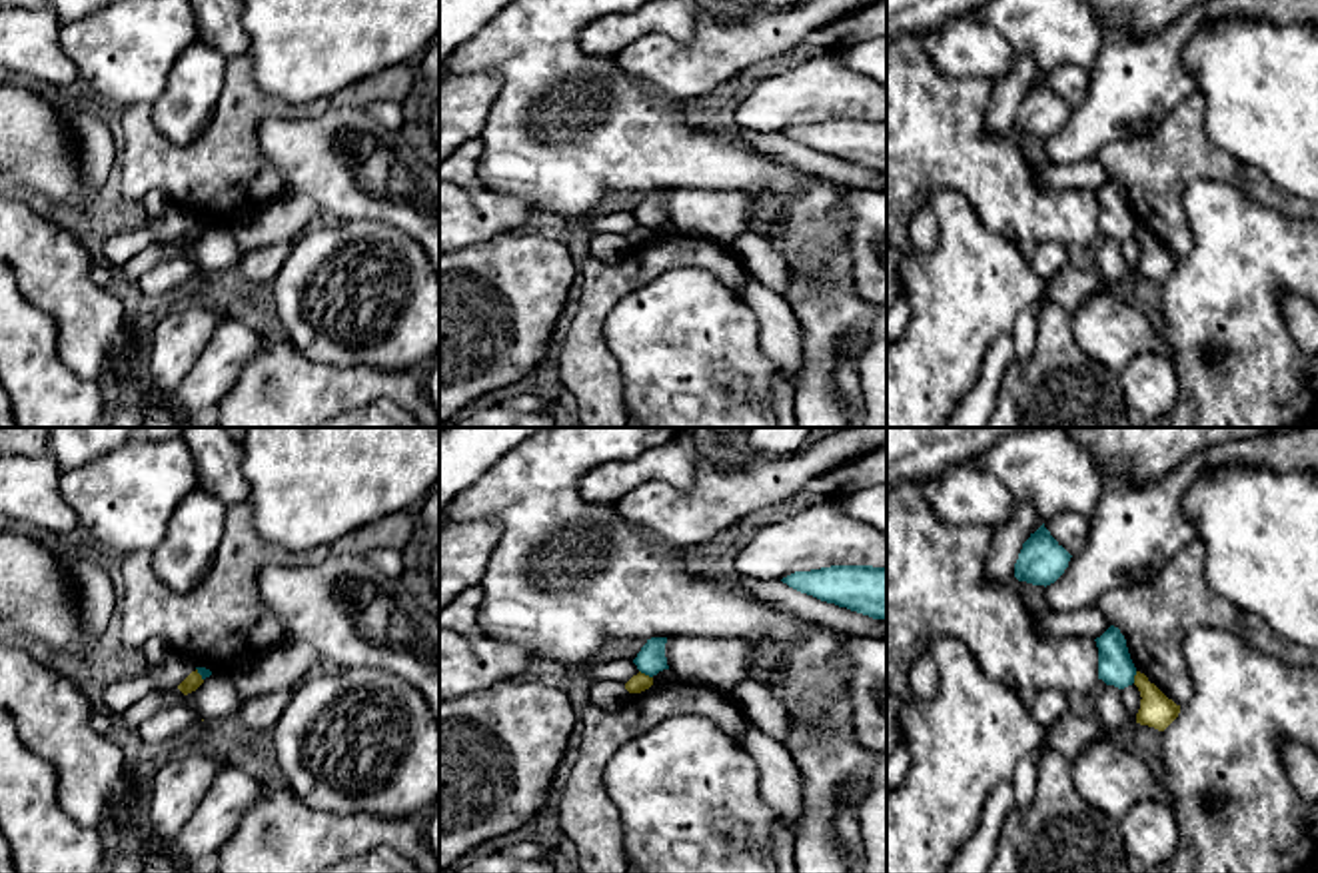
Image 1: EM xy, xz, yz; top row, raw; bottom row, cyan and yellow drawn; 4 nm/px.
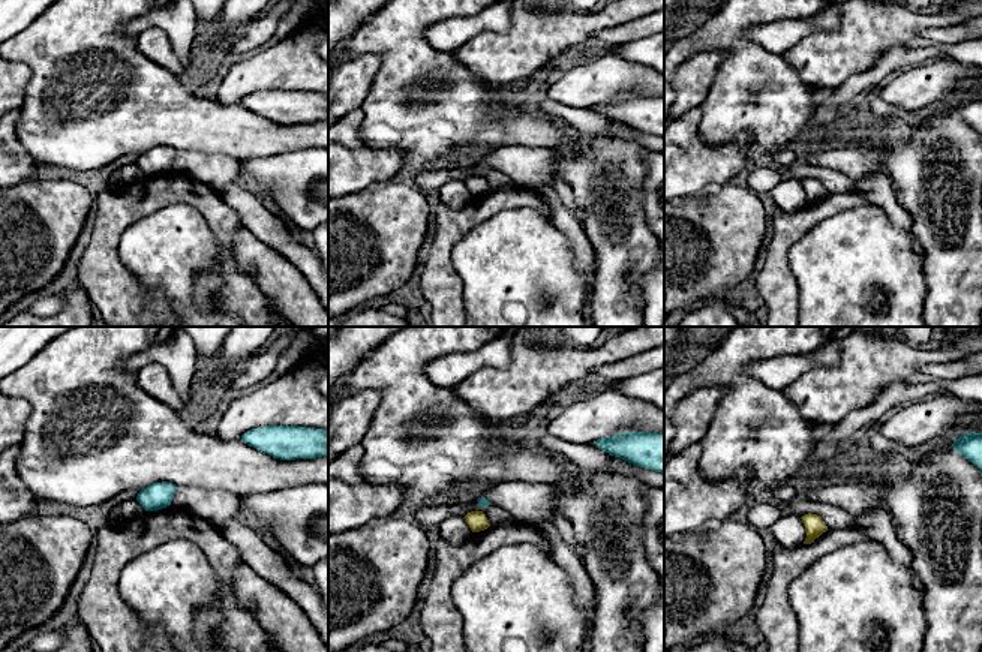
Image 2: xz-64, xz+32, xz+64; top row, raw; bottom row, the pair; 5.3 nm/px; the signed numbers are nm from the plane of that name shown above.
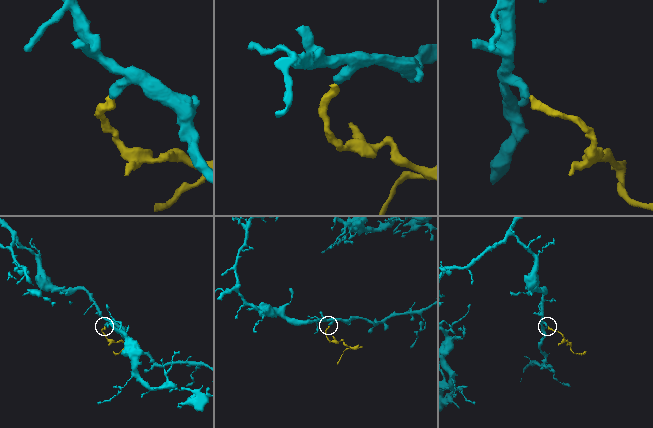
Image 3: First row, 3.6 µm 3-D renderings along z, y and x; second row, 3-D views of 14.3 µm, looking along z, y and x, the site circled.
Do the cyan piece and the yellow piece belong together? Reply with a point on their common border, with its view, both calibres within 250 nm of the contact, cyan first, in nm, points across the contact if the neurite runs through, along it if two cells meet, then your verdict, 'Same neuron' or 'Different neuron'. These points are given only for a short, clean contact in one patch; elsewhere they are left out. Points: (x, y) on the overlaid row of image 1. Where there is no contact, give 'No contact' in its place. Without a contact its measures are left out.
Touches cyan at xz (646, 674). Thickness 120 nm (cyan) against 70 nm. Boundary: xz (640, 670), (652, 678). Different neuron

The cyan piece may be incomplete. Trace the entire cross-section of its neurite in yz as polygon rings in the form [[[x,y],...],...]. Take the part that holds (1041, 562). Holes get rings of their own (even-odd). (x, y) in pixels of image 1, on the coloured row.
[[[1044,523],[1022,543],[1014,577],[1032,585],[1054,583],[1068,567],[1070,553],[1050,535]]]

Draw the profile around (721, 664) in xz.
[[[667,637],[665,657],[679,681],[731,691],[753,679],[763,649],[749,639]]]

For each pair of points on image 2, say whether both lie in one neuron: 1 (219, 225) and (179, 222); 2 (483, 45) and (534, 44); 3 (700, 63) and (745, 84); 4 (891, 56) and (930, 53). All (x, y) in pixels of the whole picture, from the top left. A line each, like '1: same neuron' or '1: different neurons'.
1: different neurons
2: same neuron
3: different neurons
4: same neuron

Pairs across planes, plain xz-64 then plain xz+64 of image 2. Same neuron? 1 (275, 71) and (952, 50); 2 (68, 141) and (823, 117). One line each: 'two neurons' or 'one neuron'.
1: two neurons
2: two neurons

